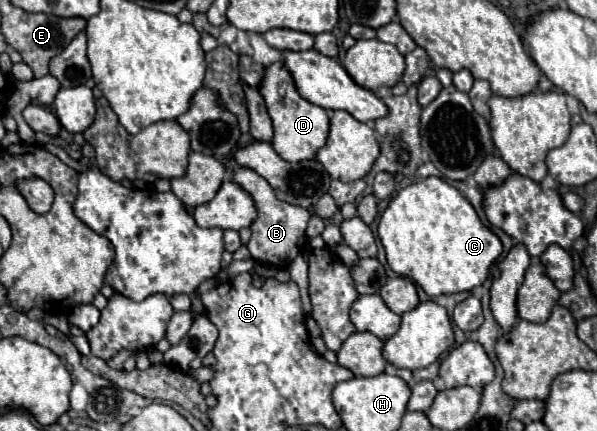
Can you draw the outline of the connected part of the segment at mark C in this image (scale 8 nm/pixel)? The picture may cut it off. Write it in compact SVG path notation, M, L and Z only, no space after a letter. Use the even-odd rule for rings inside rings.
M430 176L426 180L402 188L396 194L396 198L390 200L388 208L380 216L378 236L386 250L388 266L396 274L416 282L428 296L456 294L480 286L488 278L488 270L492 262L502 254L502 244L498 236L480 222L470 202L462 198L454 186L450 186L446 180L436 176Z

